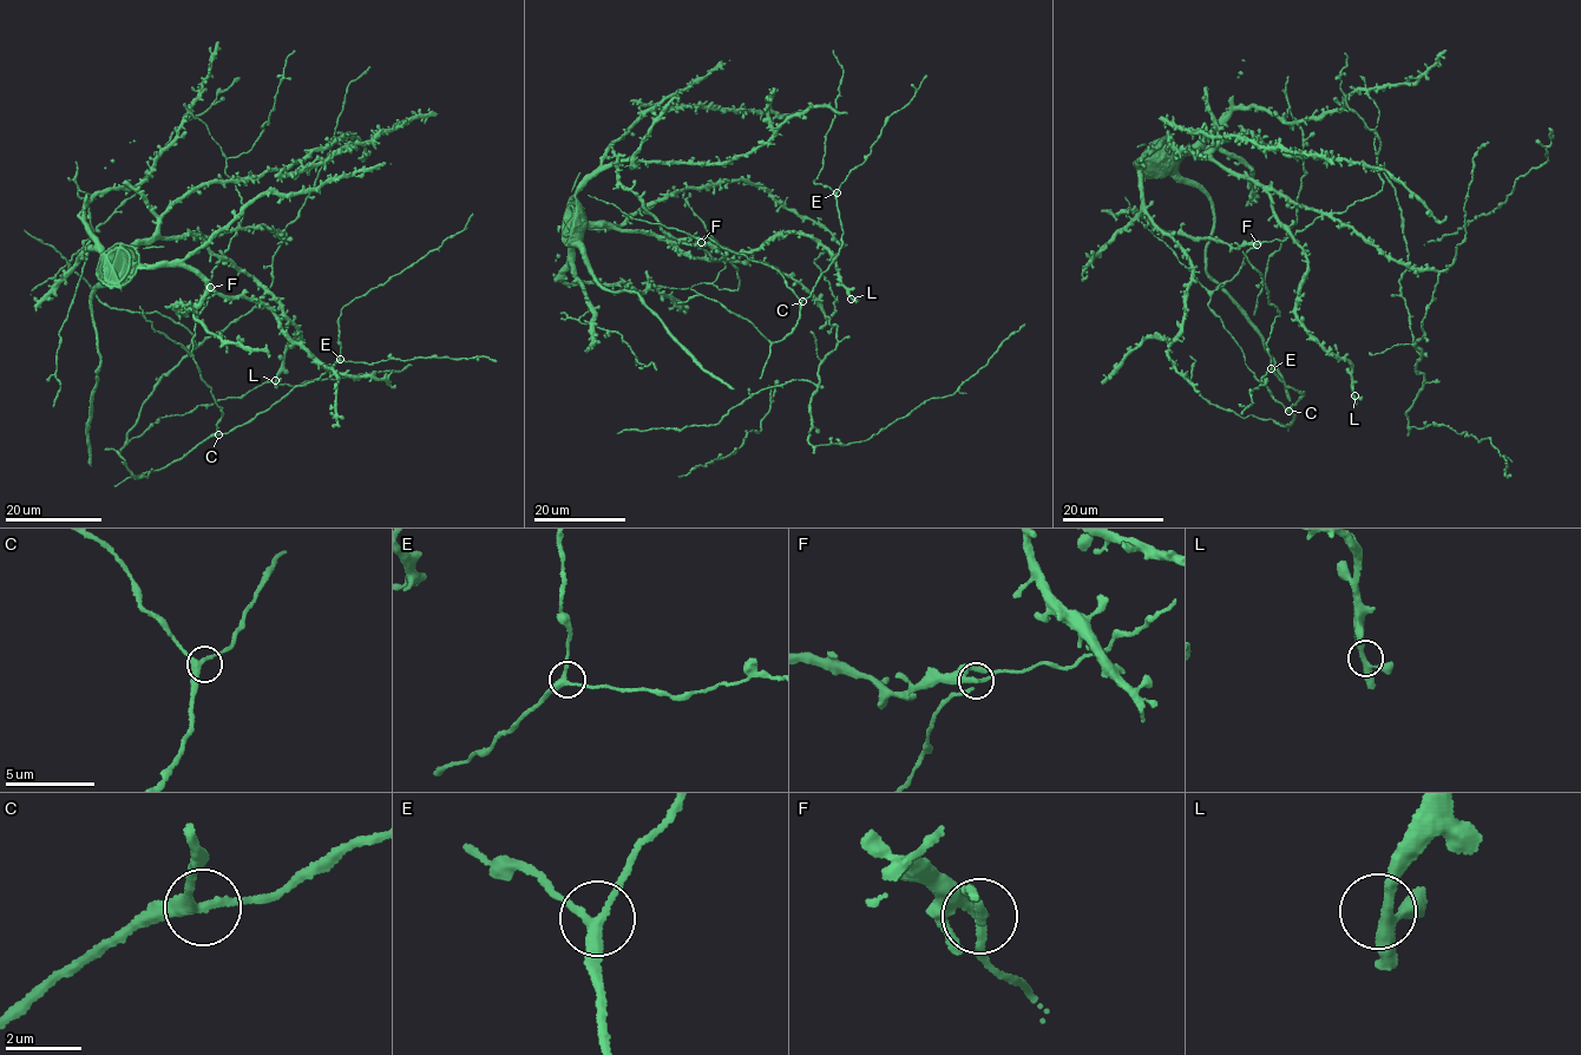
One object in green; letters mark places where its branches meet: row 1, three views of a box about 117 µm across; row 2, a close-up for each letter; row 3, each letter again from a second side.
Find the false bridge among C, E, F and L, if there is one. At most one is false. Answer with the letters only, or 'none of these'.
F

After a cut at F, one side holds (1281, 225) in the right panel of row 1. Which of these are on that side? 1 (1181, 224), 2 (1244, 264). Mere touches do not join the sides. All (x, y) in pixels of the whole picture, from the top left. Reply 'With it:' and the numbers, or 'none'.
With it: 2

